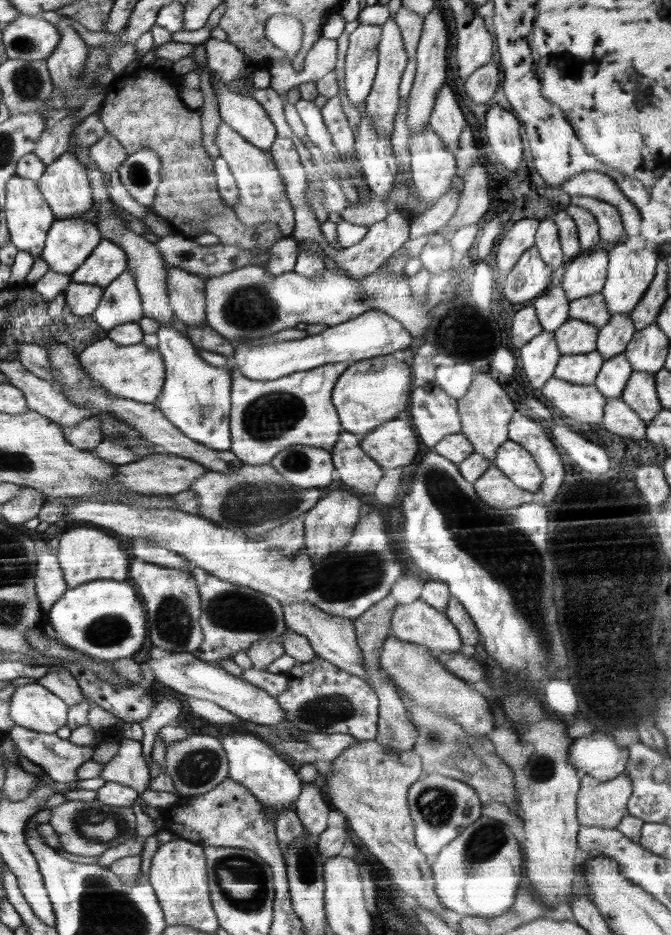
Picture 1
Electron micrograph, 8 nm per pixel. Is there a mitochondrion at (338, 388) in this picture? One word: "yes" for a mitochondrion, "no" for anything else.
no

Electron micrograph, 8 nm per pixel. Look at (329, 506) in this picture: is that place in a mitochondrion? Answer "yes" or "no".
no

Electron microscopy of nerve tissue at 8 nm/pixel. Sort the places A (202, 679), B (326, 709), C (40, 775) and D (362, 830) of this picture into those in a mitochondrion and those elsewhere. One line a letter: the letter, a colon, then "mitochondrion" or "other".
A: other
B: mitochondrion
C: other
D: other

